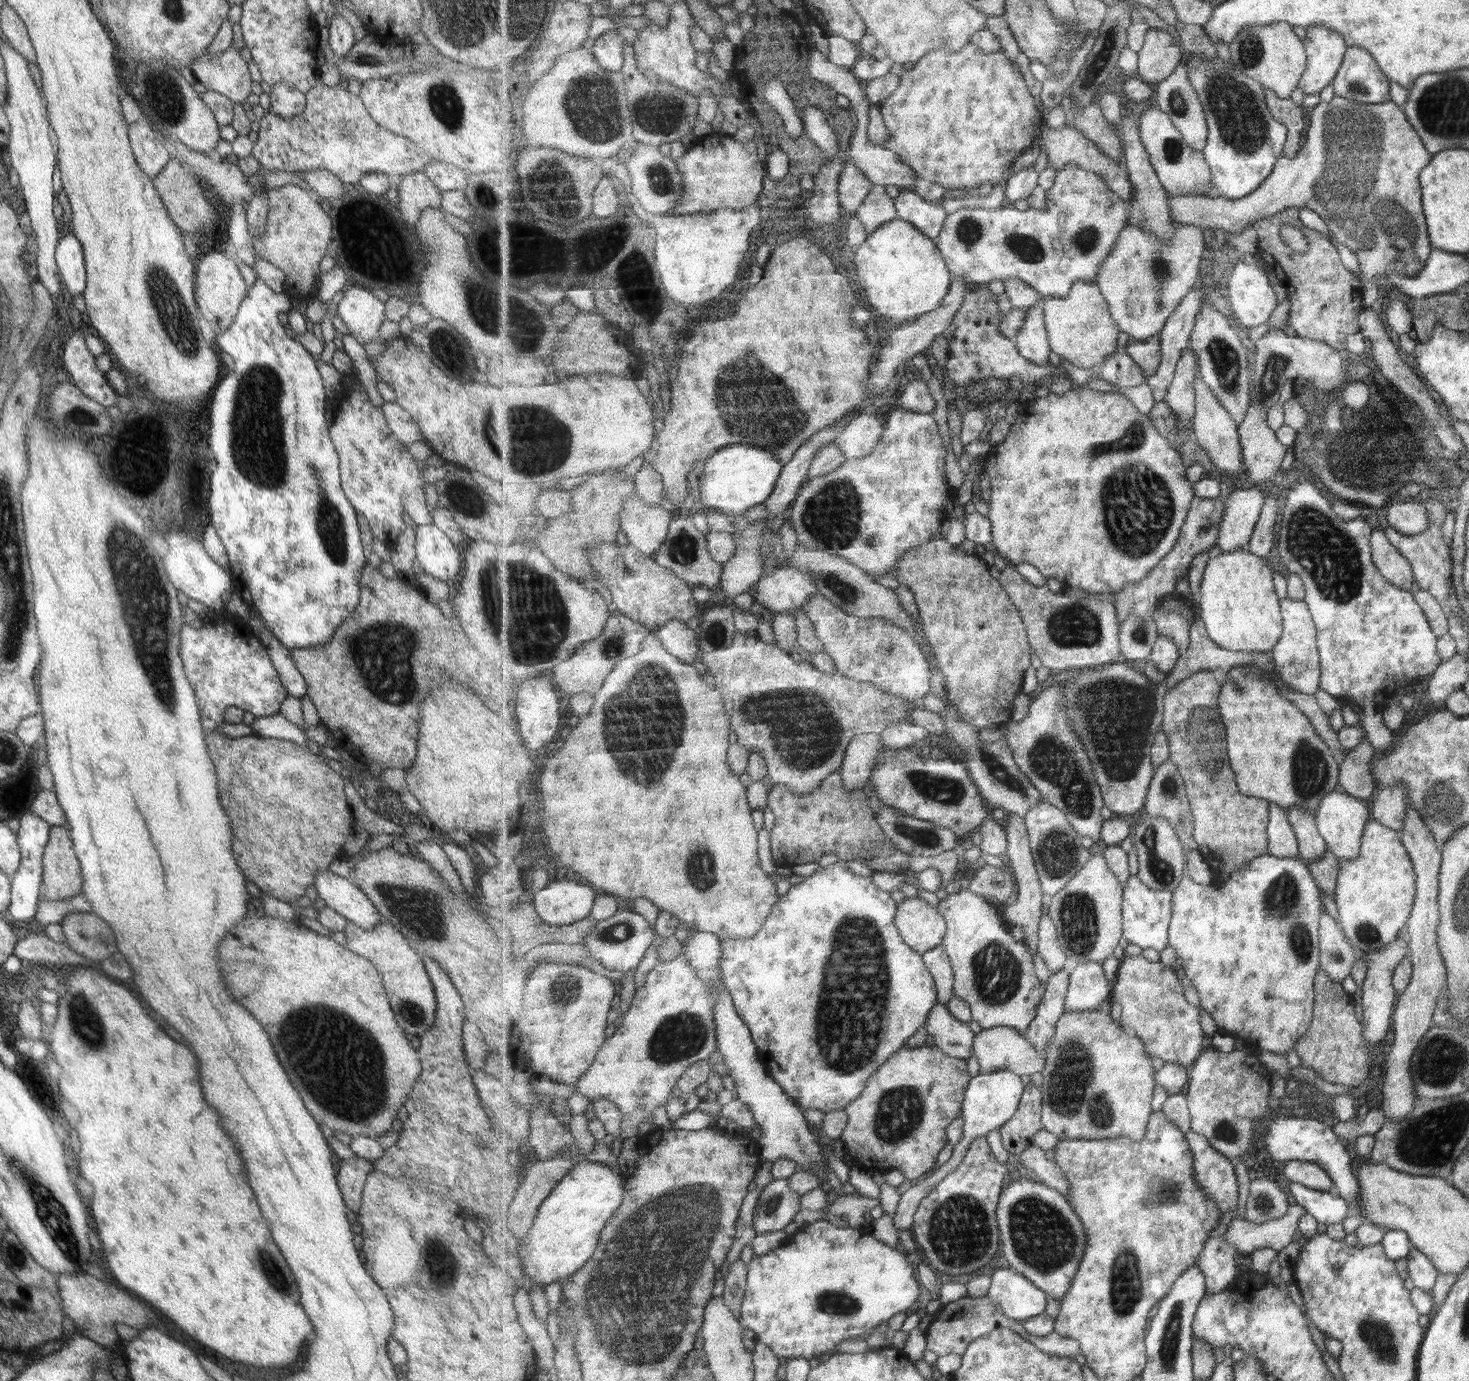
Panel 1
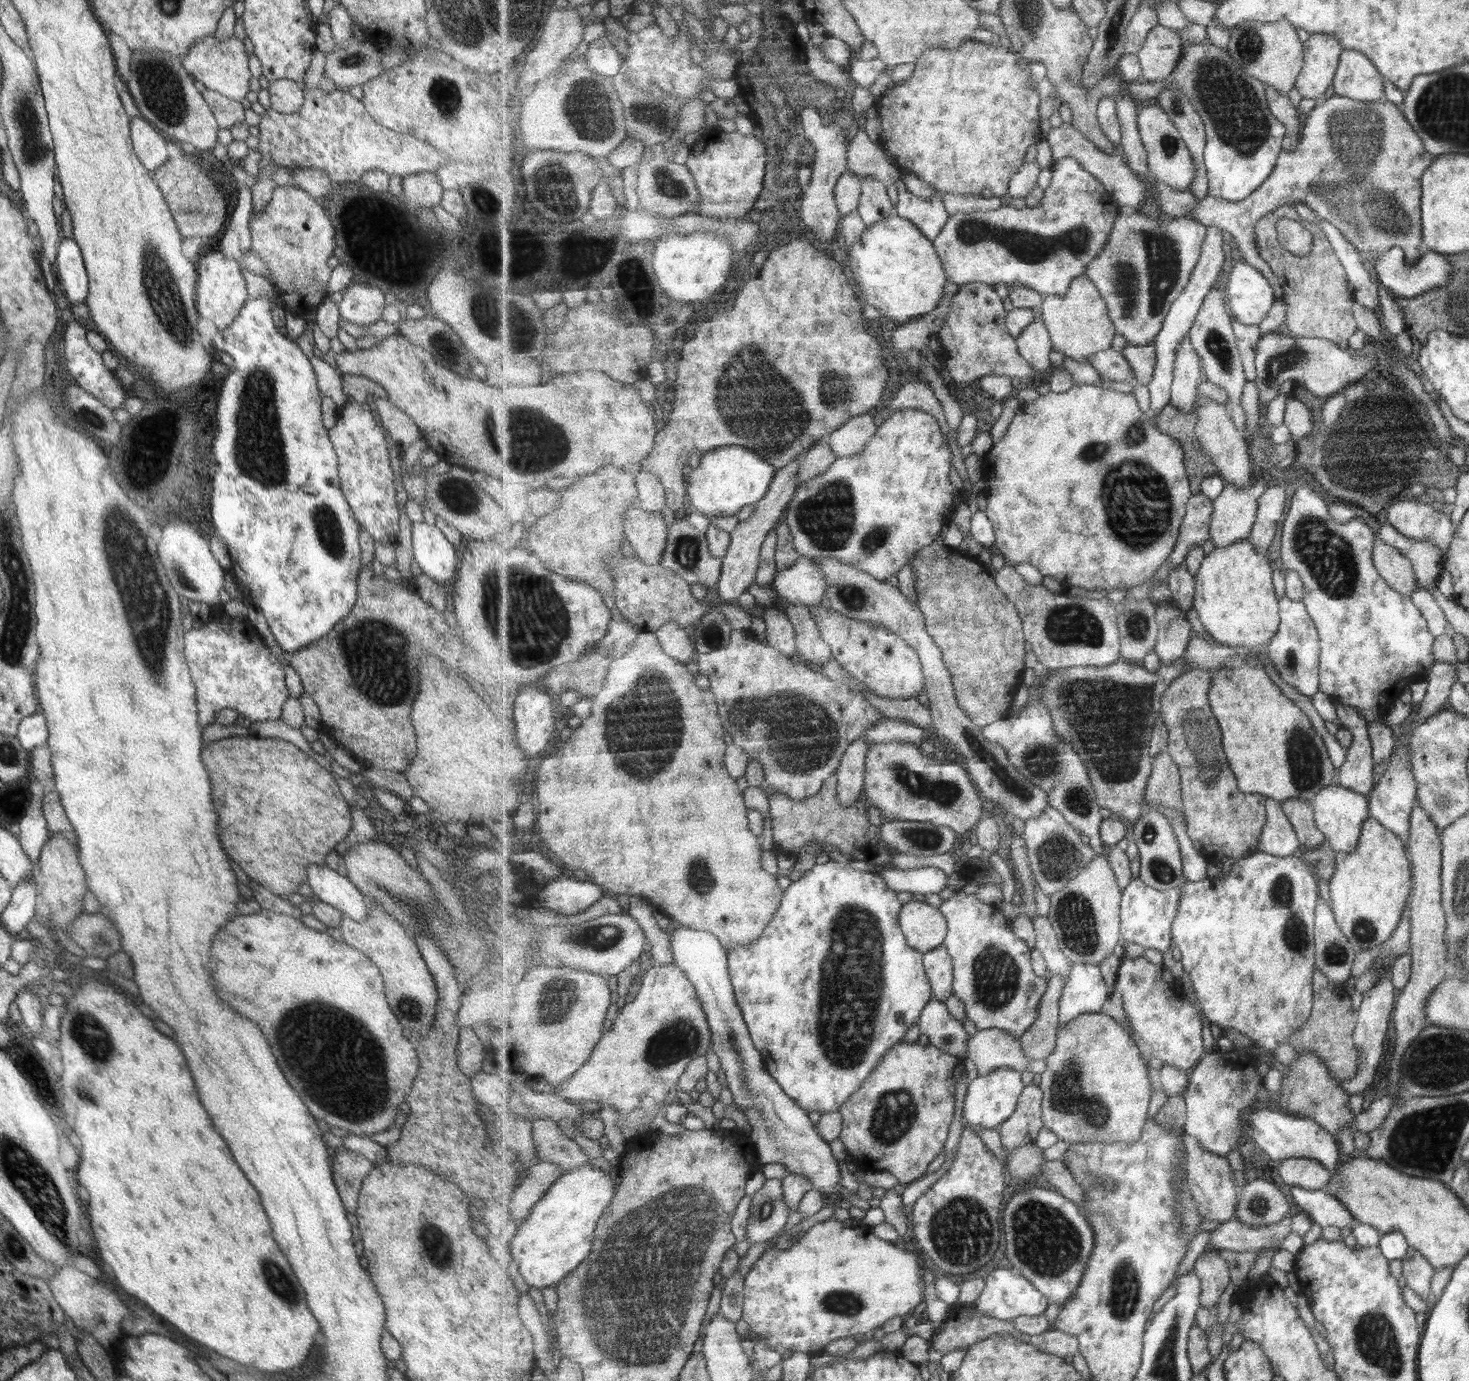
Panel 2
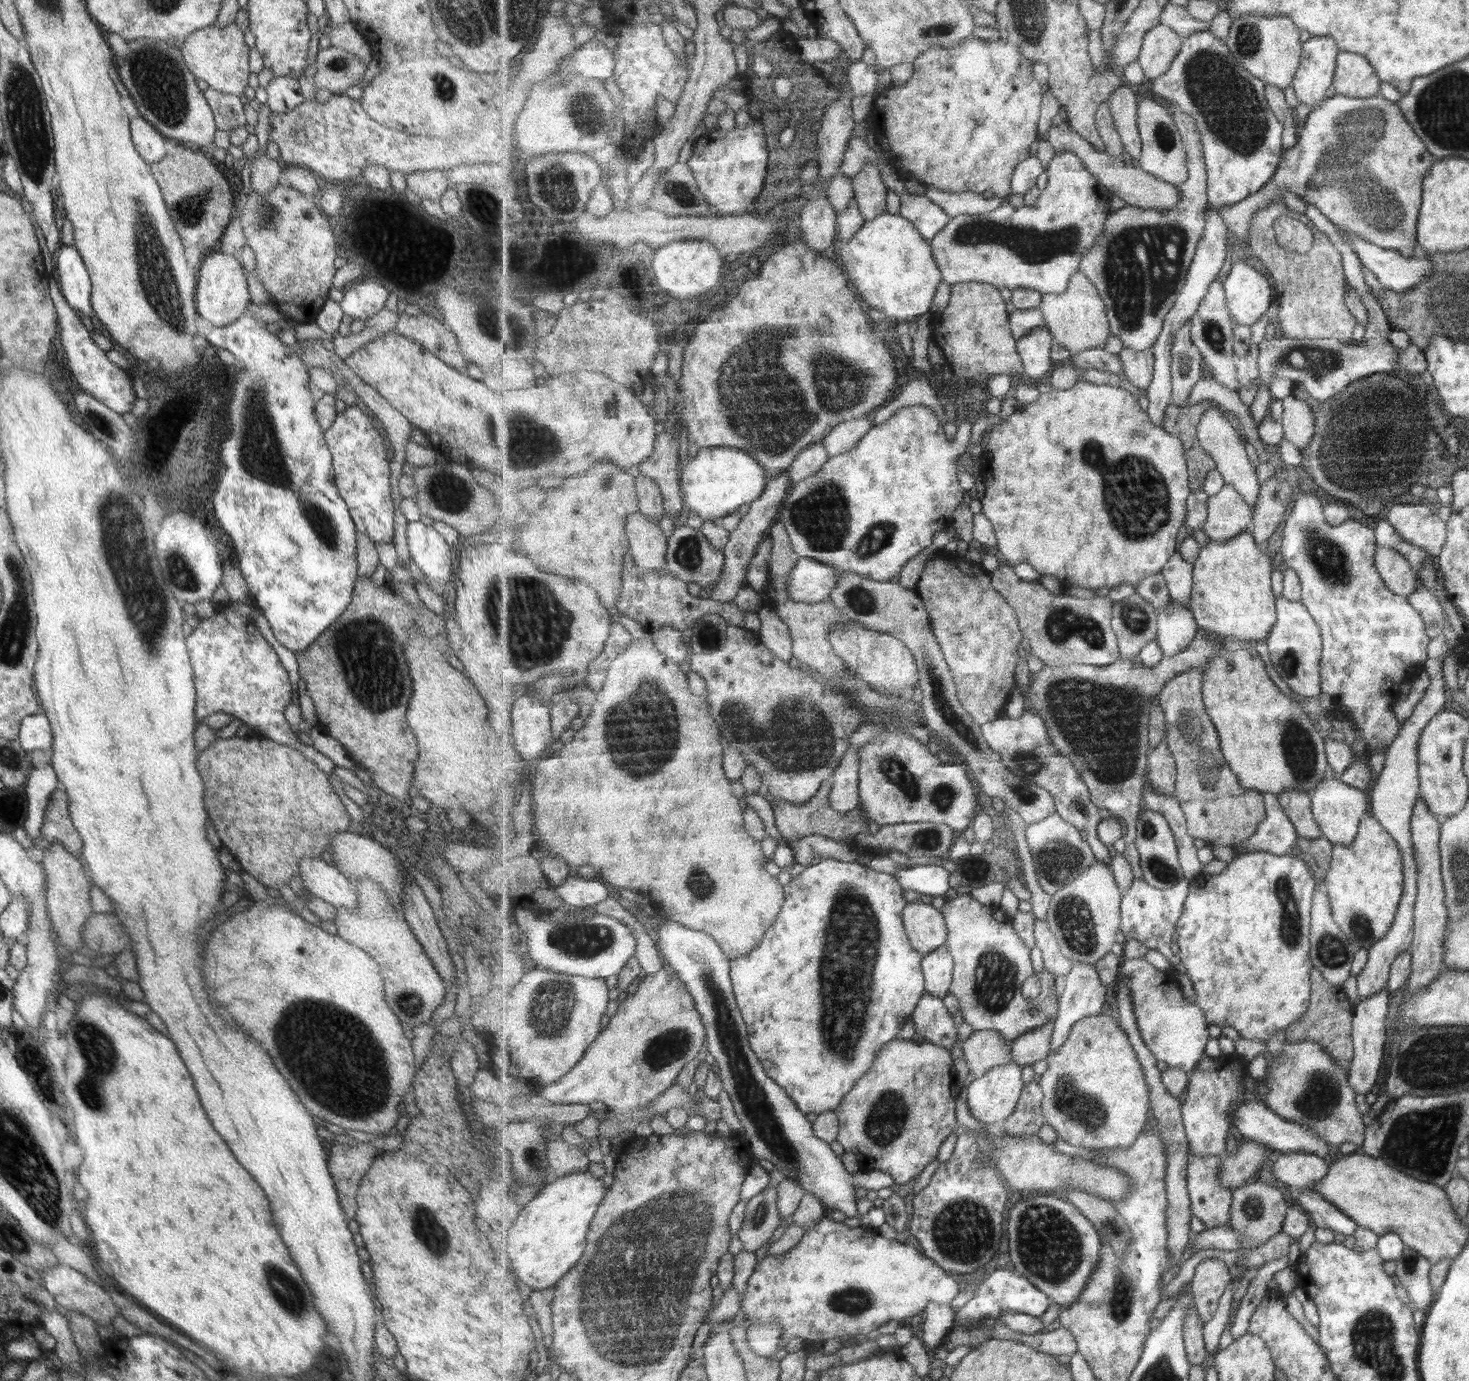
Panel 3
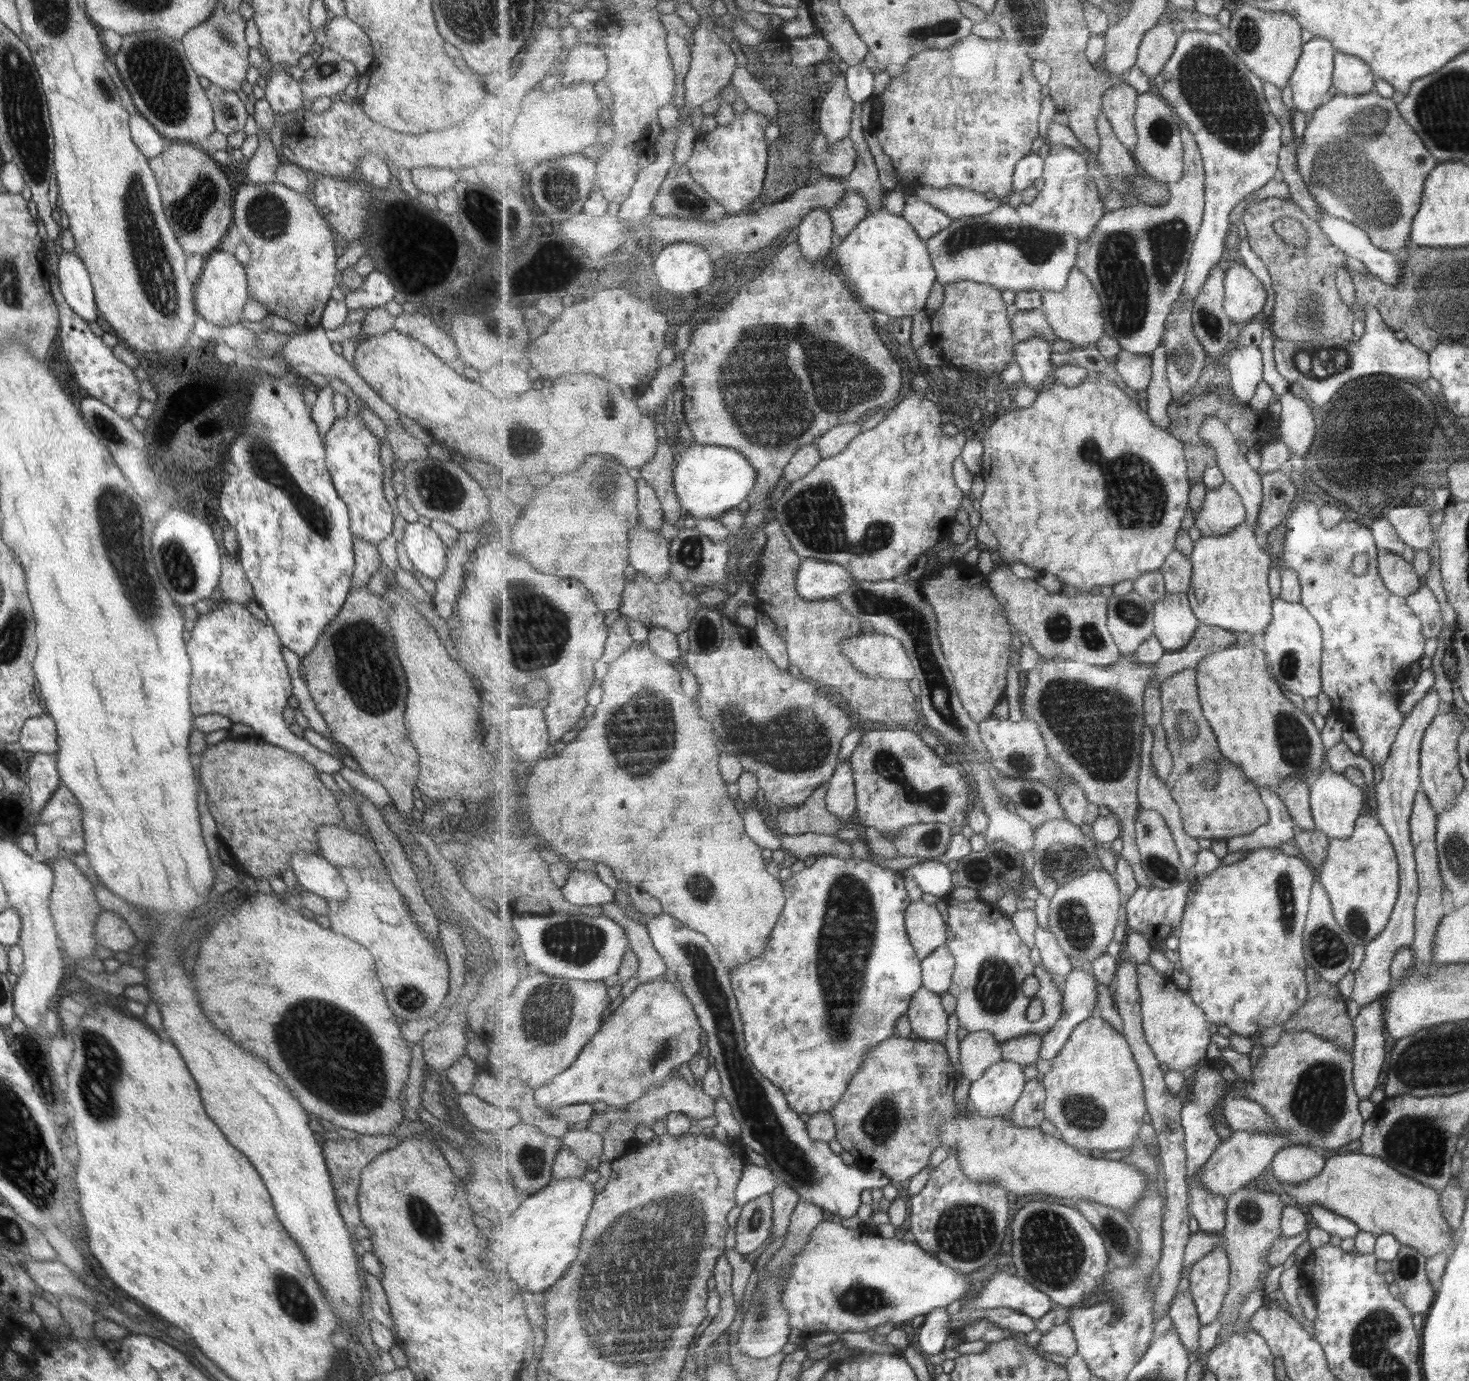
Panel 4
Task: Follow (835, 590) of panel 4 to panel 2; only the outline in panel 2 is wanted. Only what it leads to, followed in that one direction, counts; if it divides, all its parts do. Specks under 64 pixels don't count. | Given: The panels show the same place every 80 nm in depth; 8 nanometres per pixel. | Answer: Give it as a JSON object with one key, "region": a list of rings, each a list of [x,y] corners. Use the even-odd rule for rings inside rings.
{"region":[[[800,555],[797,563],[789,570],[783,570],[775,574],[775,578],[770,585],[781,601],[796,606],[817,606],[822,602],[826,602],[826,594],[829,590],[829,585],[825,581],[825,573],[821,571],[821,567],[813,557]]]}

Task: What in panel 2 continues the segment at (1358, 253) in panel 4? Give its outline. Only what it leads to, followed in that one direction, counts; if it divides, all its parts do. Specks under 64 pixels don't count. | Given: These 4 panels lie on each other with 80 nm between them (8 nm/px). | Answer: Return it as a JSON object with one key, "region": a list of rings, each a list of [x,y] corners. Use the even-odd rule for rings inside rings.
{"region":[[[1421,245],[1420,251],[1419,258],[1411,266],[1404,263],[1404,254],[1399,247],[1391,247],[1389,250],[1369,258],[1369,262],[1376,272],[1378,282],[1388,292],[1404,299],[1415,298],[1422,292],[1445,286],[1445,282],[1450,280],[1452,276],[1452,266],[1447,262],[1444,255],[1430,251],[1425,245]]]}

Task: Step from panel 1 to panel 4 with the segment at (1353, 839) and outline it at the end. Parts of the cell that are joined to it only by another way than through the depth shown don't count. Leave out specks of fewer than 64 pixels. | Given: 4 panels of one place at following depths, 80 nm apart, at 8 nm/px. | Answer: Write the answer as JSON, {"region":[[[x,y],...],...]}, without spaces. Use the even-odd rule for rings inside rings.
{"region":[[[1322,768],[1317,780],[1309,786],[1309,806],[1311,808],[1312,820],[1316,829],[1321,831],[1328,839],[1345,840],[1352,834],[1354,820],[1359,816],[1359,810],[1363,806],[1361,789],[1341,773],[1335,773],[1332,769]]]}

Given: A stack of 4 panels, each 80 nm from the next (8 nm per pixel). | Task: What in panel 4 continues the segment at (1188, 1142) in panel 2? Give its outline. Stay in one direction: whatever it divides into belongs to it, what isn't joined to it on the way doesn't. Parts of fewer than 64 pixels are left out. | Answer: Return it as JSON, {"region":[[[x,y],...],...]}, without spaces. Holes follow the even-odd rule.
{"region":[[[1201,1170],[1196,1172],[1191,1184],[1190,1213],[1198,1221],[1199,1230],[1219,1235],[1223,1234],[1227,1222],[1227,1207],[1225,1197],[1213,1196],[1201,1184]]]}

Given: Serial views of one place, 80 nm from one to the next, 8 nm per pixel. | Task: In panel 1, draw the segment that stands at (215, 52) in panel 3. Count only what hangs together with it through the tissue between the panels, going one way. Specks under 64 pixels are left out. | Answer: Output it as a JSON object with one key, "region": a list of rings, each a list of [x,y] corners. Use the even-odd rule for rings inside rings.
{"region":[[[231,45],[217,56],[209,56],[204,50],[199,58],[190,62],[189,68],[206,91],[220,93],[231,103],[245,105],[251,81],[246,62]]]}

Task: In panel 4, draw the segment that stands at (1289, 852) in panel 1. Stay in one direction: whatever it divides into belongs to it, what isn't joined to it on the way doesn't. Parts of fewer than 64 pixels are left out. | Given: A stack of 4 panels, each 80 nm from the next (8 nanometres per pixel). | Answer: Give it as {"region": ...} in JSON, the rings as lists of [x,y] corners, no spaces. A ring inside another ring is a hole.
{"region":[[[1261,788],[1261,796],[1268,805],[1269,822],[1257,828],[1251,834],[1229,839],[1227,853],[1253,853],[1263,848],[1278,849],[1281,844],[1292,843],[1292,820],[1289,818],[1289,809],[1280,799],[1280,796],[1271,788]]]}

